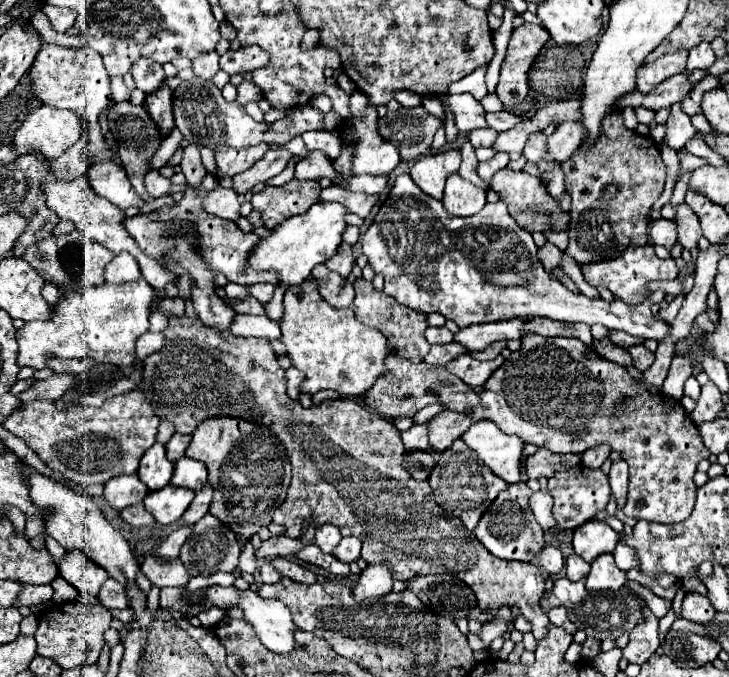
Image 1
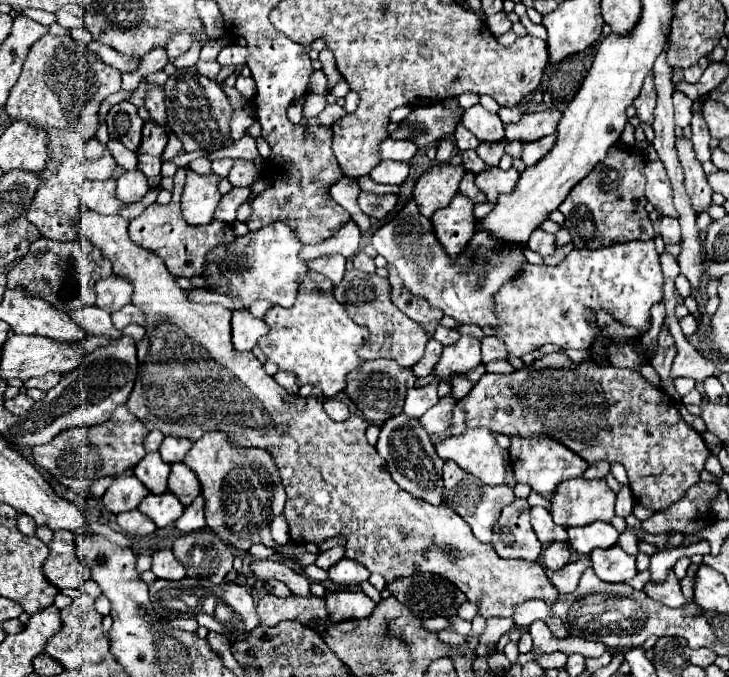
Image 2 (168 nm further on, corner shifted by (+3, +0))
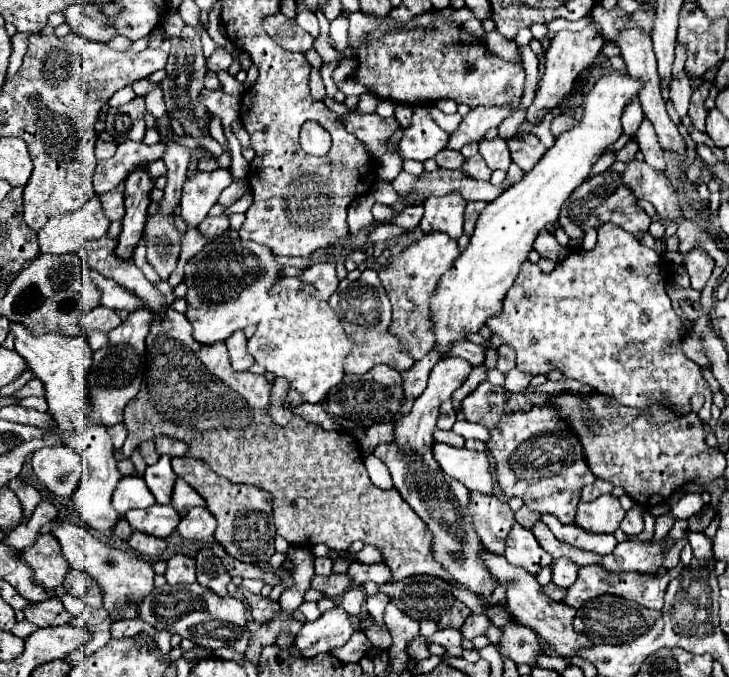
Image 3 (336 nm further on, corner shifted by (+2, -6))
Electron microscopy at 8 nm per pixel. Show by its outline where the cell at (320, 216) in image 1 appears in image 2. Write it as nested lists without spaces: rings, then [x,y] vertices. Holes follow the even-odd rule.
[[[274,222],[232,240],[232,244],[226,244],[224,248],[214,248],[206,256],[204,280],[208,282],[210,292],[238,298],[242,304],[236,304],[234,310],[248,310],[256,300],[268,300],[272,304],[290,308],[296,300],[300,278],[308,270],[306,262],[298,258],[300,248],[302,244],[290,228],[282,222]]]

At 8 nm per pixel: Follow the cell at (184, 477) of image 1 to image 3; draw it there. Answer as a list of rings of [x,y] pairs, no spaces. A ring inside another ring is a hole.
[[[177,478],[175,488],[173,488],[171,506],[183,516],[183,514],[187,514],[191,508],[195,508],[195,506],[205,506],[205,500],[203,500],[183,478]]]

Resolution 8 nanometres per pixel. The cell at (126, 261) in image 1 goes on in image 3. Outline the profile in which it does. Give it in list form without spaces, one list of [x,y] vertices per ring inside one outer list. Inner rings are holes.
[[[95,306],[93,310],[89,310],[89,312],[81,318],[83,334],[87,334],[89,330],[109,332],[109,330],[117,328],[119,324],[121,324],[121,318],[117,316],[117,312],[115,312],[113,308],[107,308],[107,306]]]

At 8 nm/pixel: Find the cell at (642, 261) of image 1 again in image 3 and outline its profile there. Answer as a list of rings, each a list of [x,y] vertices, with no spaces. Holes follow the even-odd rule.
[[[601,226],[599,240],[593,250],[573,250],[565,262],[559,262],[551,274],[541,272],[537,264],[523,262],[513,286],[509,288],[501,314],[487,320],[487,328],[511,346],[517,354],[517,366],[521,372],[547,374],[551,366],[565,372],[567,378],[581,380],[593,390],[613,396],[623,406],[647,408],[649,398],[655,398],[663,406],[679,406],[685,414],[691,412],[691,396],[703,394],[705,404],[697,412],[703,422],[711,420],[711,388],[701,376],[699,366],[685,358],[681,350],[681,322],[675,314],[671,300],[665,292],[669,270],[663,258],[643,246],[633,234],[625,234],[619,226]],[[641,312],[649,314],[649,322],[641,324]]]

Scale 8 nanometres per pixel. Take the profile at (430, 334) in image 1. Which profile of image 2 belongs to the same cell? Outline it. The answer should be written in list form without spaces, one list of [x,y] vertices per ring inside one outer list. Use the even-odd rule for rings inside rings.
[[[440,326],[440,328],[436,330],[434,338],[436,338],[438,342],[442,342],[444,346],[450,346],[450,344],[454,344],[454,342],[460,338],[460,332],[458,332],[458,330],[450,330],[450,328]]]

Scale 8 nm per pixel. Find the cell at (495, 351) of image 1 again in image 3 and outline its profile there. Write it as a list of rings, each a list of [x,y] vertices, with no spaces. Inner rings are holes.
[[[499,346],[497,348],[497,370],[507,374],[513,368],[513,350],[509,350],[509,346]]]

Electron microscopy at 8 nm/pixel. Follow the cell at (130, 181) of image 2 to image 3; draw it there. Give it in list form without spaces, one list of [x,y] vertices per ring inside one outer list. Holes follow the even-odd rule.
[[[111,190],[111,192],[105,192],[101,194],[101,200],[103,200],[103,208],[107,212],[107,216],[111,220],[121,220],[123,214],[125,214],[125,194],[123,190]]]

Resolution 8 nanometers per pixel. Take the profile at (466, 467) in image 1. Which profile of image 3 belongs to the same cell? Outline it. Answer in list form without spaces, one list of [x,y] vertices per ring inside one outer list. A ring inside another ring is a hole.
[[[469,492],[469,516],[477,530],[479,540],[493,554],[503,554],[505,538],[515,524],[513,510],[509,504],[501,502],[497,496],[485,496],[479,492]]]

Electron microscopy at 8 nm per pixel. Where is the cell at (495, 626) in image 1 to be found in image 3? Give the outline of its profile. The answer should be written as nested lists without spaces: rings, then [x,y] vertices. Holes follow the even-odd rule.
[[[601,594],[581,604],[581,608],[577,610],[573,628],[575,632],[585,634],[591,644],[623,644],[623,642],[631,642],[633,638],[645,634],[645,630],[649,632],[649,628],[655,624],[659,616],[661,616],[659,610],[637,606],[635,602],[619,598],[617,594]]]

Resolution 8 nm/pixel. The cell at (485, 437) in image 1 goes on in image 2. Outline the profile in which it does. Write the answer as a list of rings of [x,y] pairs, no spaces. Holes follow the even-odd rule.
[[[488,428],[468,430],[462,436],[450,436],[436,444],[442,460],[456,462],[468,474],[488,486],[504,484],[504,454]]]

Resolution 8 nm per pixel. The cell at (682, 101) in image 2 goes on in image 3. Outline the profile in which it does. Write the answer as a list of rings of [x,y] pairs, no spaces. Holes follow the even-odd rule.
[[[681,46],[675,48],[675,64],[673,64],[673,74],[677,74],[671,82],[671,102],[677,110],[677,114],[683,118],[689,110],[689,98],[691,98],[691,80],[687,78],[685,70],[683,70],[683,64],[685,64],[685,50],[681,50]]]

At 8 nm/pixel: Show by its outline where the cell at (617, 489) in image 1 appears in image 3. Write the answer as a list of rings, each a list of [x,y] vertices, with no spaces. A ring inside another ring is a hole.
[[[635,506],[629,510],[621,522],[621,530],[625,534],[639,534],[643,530],[643,518],[641,518],[641,506]]]

